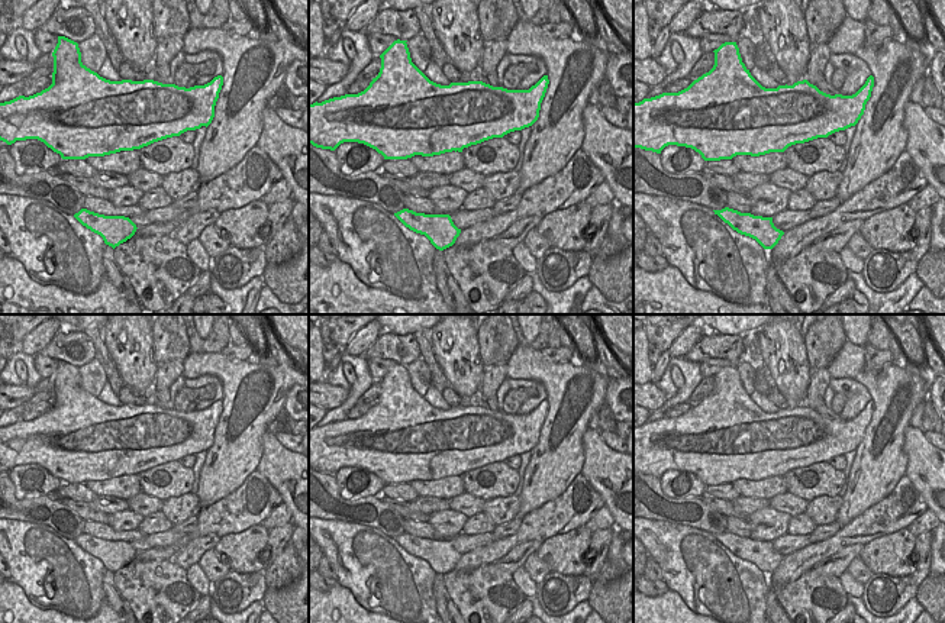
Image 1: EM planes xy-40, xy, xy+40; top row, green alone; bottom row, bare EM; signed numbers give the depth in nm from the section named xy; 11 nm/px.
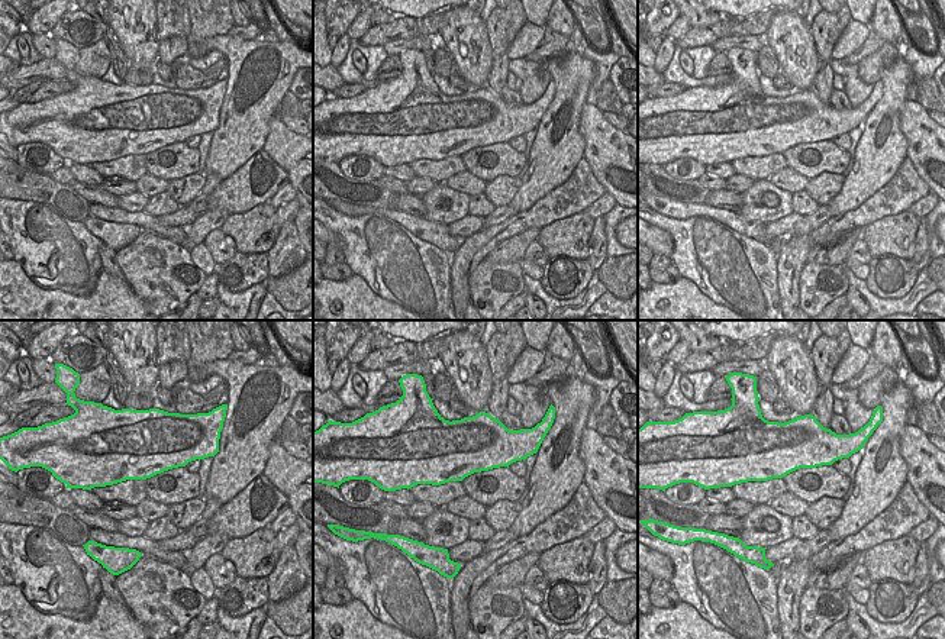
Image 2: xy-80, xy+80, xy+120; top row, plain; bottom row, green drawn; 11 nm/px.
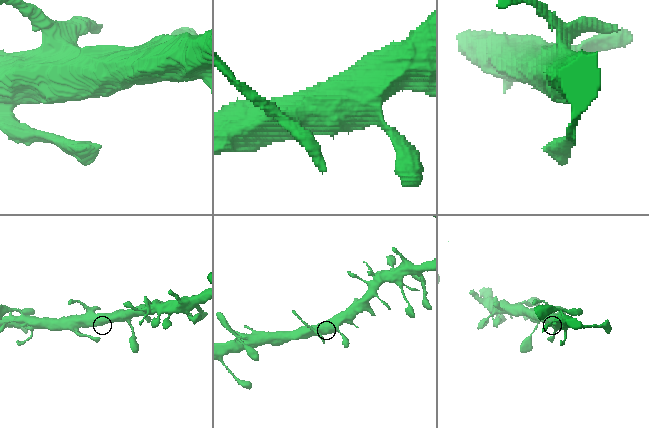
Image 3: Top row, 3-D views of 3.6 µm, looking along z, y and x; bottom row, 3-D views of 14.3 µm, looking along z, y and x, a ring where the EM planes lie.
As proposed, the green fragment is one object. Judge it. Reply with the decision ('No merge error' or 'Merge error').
Merge error.

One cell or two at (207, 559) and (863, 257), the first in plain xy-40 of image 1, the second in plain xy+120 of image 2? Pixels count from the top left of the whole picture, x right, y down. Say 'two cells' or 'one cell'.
one cell

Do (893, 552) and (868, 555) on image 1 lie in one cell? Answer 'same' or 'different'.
same

